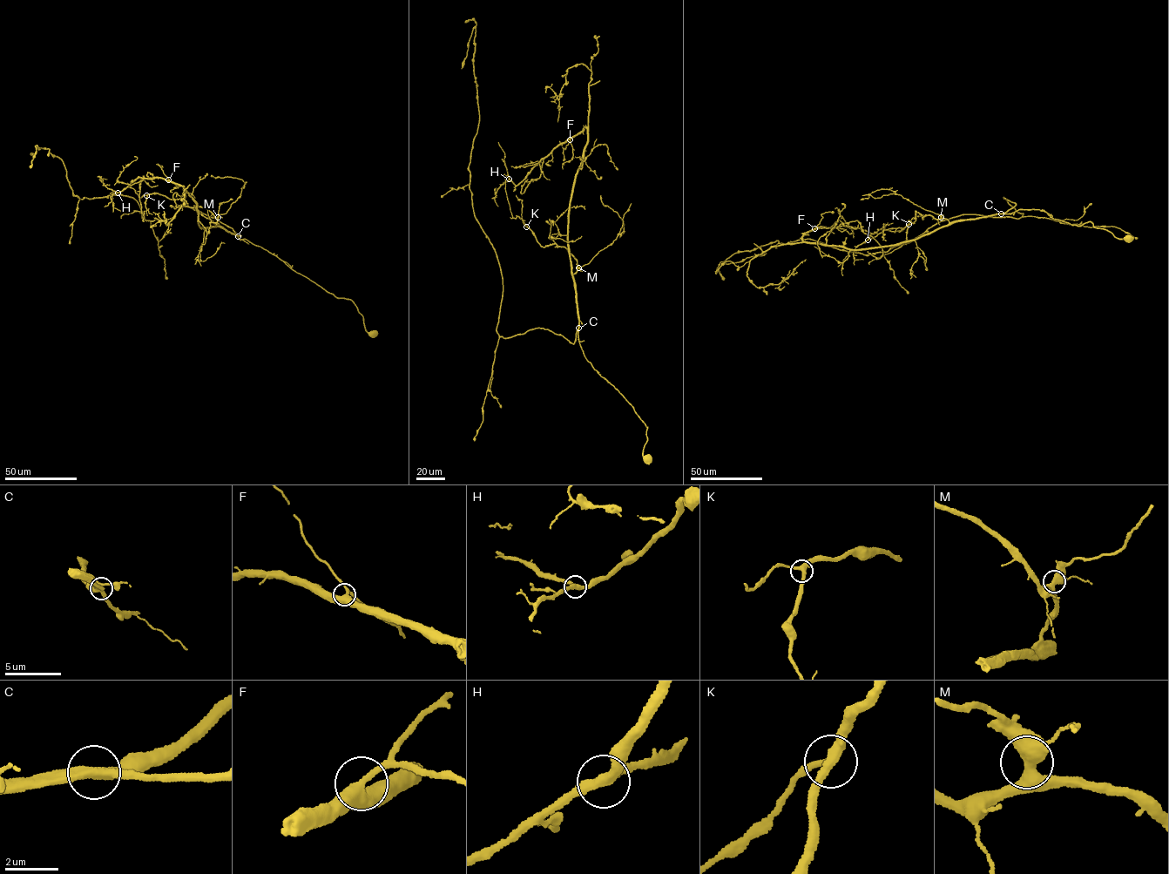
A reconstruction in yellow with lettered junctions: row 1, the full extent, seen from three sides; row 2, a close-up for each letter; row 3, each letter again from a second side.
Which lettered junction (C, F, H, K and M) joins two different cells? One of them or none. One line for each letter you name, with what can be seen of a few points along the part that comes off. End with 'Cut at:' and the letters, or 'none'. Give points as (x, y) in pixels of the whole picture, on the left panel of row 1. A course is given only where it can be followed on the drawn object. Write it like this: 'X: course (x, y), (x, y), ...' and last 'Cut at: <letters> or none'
Cut at: none

